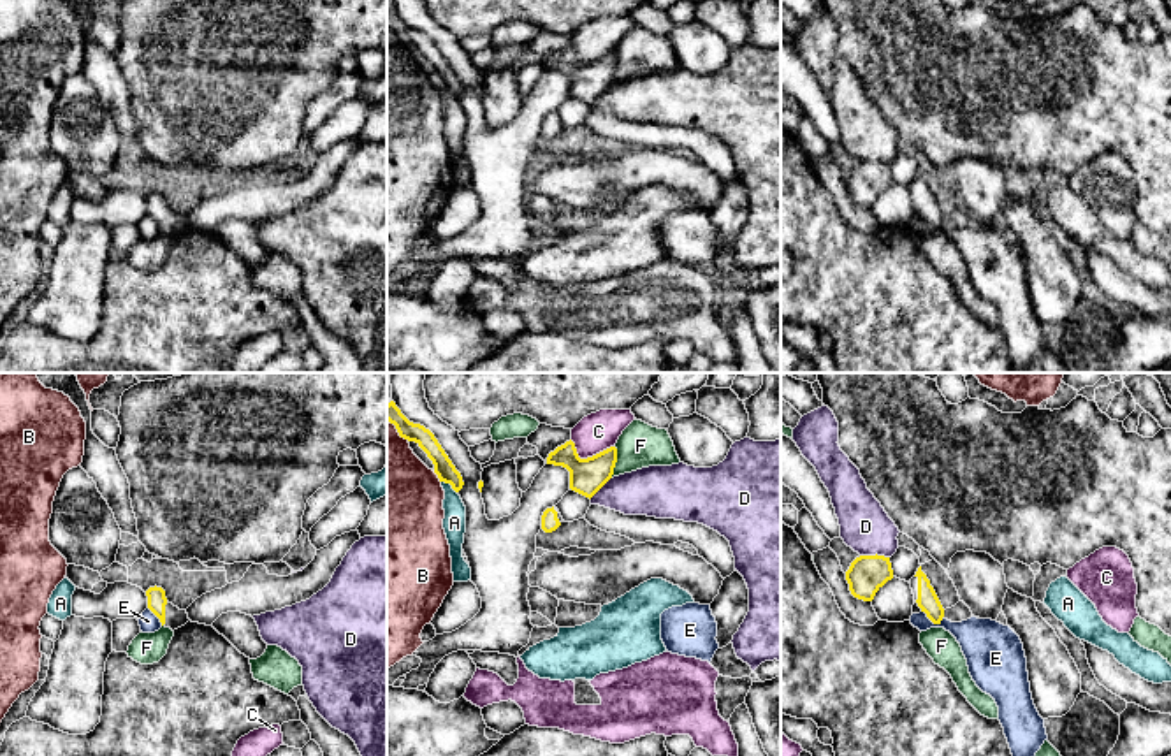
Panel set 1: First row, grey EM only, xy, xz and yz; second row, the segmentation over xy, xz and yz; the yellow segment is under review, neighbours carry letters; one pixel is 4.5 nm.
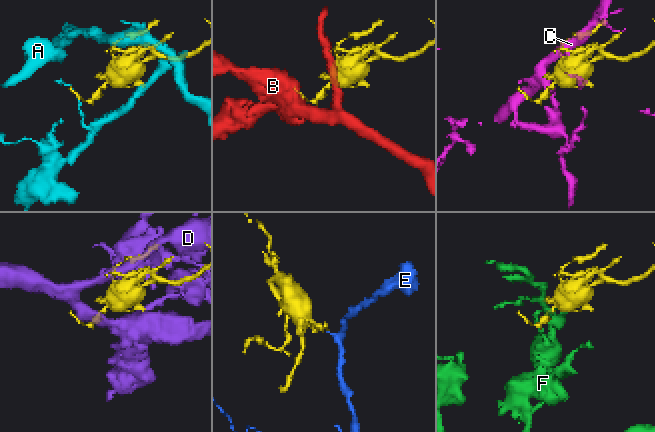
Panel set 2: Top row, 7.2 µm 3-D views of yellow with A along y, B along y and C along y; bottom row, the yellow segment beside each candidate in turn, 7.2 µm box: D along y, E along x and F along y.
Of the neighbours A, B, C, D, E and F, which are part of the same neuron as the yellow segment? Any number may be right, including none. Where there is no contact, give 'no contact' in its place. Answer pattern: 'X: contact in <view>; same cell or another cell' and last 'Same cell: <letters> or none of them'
A: contact in xz; another cell
B: contact in xz; another cell
C: contact in xz; another cell
D: contact in yz; another cell
E: contact in yz; another cell
F: contact in xz; another cell
Same cell: none of them

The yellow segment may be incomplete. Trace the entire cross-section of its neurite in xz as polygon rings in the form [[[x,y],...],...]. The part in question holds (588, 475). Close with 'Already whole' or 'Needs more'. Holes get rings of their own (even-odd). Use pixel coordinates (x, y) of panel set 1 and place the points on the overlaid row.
[[[571,440],[557,447],[547,457],[547,464],[566,468],[570,471],[570,489],[589,499],[612,478],[615,462],[615,447],[580,459]]]. Already whole

